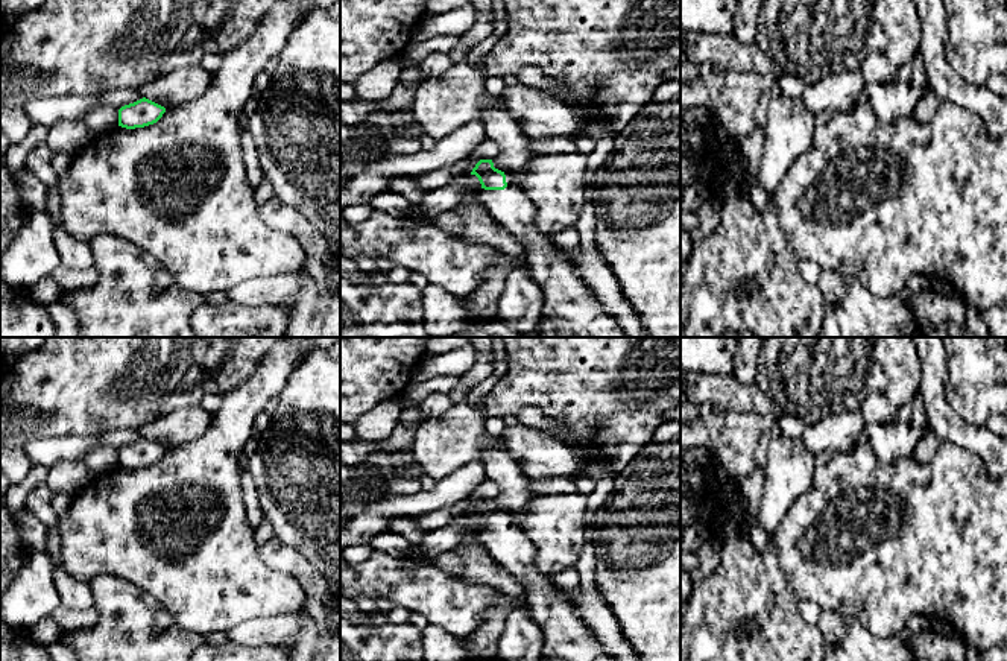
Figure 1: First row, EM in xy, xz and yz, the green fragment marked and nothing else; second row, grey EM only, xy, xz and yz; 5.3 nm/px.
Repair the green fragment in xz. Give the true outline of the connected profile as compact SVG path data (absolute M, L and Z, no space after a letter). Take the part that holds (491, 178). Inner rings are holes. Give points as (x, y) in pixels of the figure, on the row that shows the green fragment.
M480 160L471 175L475 175L481 184L477 196L489 216L522 243L522 260L542 290L541 328L535 337L629 337L618 322L603 312L571 261L554 248L551 237L535 226L536 208L526 191L515 184L513 175L495 169L492 160Z

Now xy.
M143 97L118 109L118 126L126 129L144 128L156 123L164 112L164 106Z

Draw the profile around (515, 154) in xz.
M485 91L480 97L478 119L485 125L486 138L500 144L500 153L492 160L494 167L510 175L521 175L527 170L535 152L530 149L530 138L506 109L494 106L495 96Z

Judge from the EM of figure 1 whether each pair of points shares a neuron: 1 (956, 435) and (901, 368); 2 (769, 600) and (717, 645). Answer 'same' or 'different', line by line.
1: different
2: same

